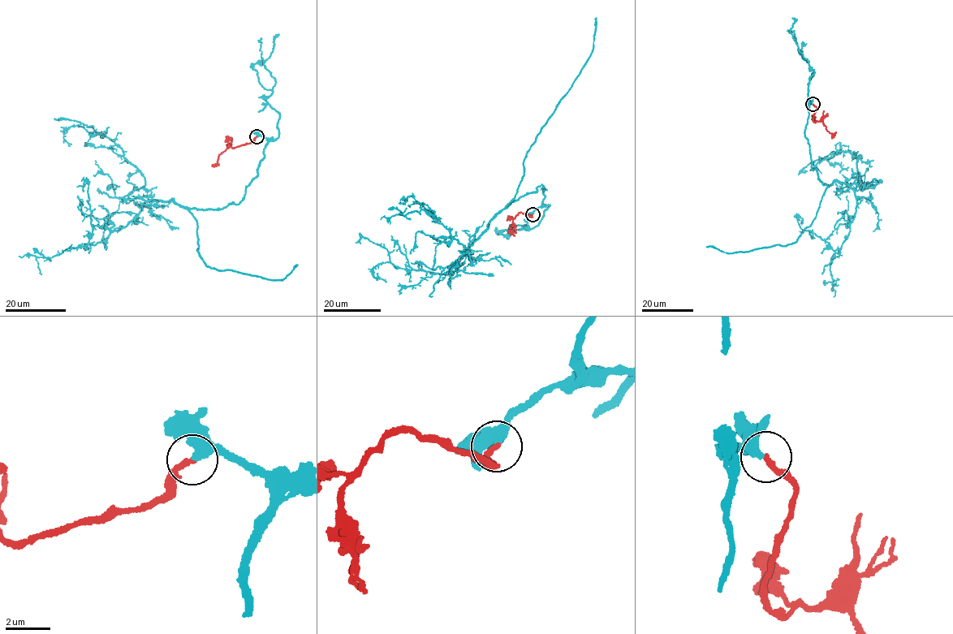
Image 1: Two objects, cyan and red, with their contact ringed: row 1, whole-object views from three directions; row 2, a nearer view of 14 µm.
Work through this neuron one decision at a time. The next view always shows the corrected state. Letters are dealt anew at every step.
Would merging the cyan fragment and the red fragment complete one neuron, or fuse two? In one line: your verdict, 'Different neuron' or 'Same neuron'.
Same neuron

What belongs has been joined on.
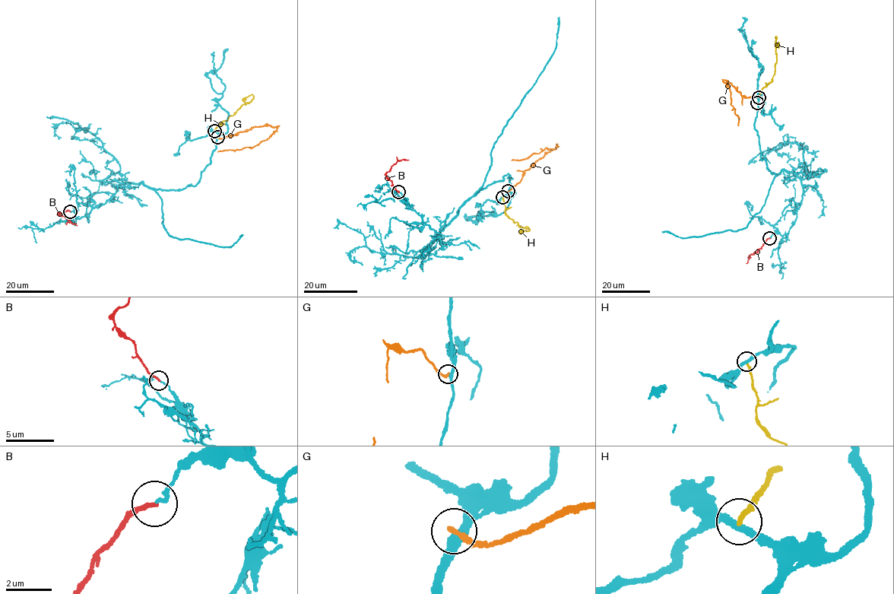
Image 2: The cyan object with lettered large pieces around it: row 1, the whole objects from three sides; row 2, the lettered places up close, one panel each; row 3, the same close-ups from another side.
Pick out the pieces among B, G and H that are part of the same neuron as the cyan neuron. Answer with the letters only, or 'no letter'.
no letter

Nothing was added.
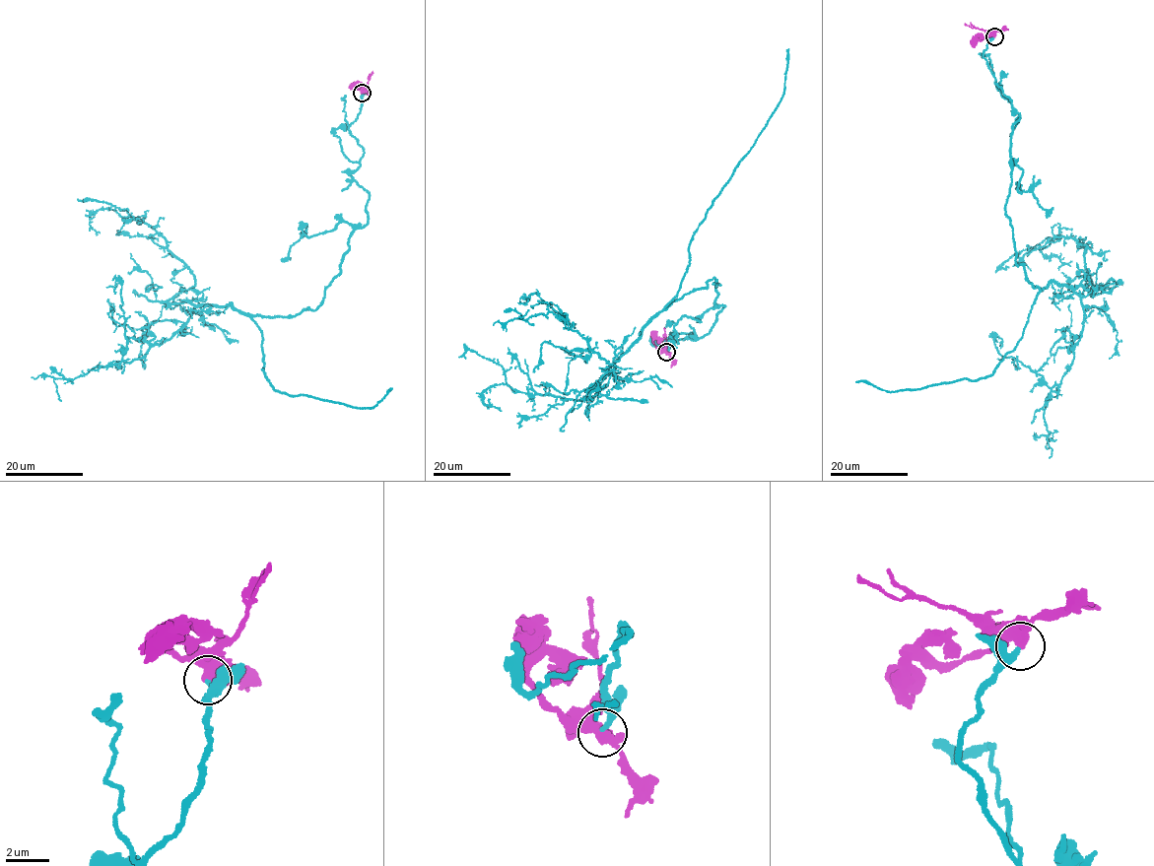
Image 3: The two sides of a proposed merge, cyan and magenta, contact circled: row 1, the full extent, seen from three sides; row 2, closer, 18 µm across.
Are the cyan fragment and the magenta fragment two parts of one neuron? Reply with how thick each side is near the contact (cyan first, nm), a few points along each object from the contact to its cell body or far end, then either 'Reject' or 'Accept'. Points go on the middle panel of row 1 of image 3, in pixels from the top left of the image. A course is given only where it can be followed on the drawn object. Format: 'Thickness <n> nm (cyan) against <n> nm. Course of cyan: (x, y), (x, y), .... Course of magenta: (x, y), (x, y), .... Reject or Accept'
Thickness 280 nm (cyan) against 440 nm. Course of cyan: (667, 352), (717, 319), (716, 279), (591, 398), (514, 392), (458, 357). Course of magenta: (667, 352), (663, 328). Accept

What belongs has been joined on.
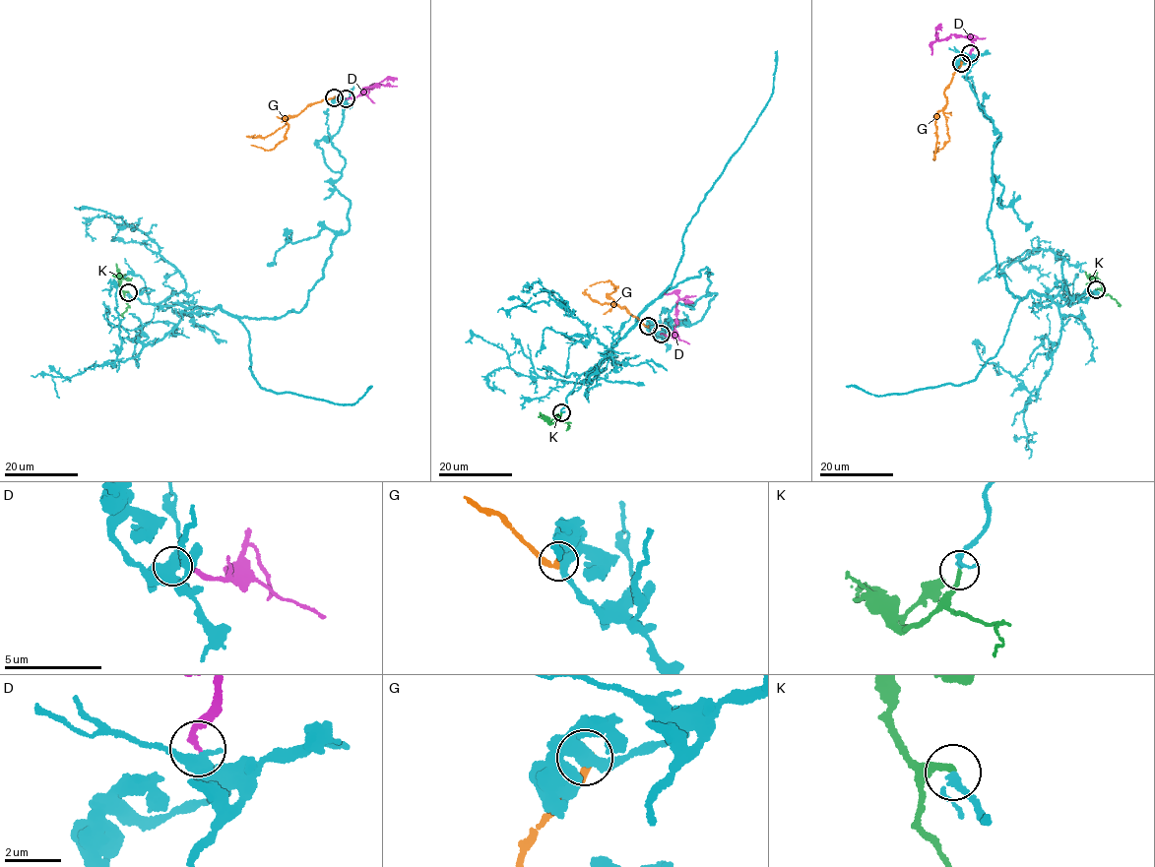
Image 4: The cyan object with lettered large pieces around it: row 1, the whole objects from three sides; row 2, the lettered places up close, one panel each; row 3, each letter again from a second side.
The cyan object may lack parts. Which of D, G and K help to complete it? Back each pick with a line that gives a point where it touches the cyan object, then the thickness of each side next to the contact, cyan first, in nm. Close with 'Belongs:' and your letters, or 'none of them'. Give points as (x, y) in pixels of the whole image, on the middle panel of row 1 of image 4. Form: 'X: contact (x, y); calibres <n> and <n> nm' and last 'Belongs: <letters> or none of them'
K: contact (561, 412); calibres 150 and 220 nm
Belongs: K

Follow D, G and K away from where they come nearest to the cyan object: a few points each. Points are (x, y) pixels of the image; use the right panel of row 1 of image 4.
D: (971, 53), (974, 46), (971, 39), (952, 34), (932, 43), (931, 55)
G: (961, 62), (945, 90), (944, 106), (935, 118), (933, 160)
K: (1095, 289), (1101, 288), (1101, 282), (1085, 272)

